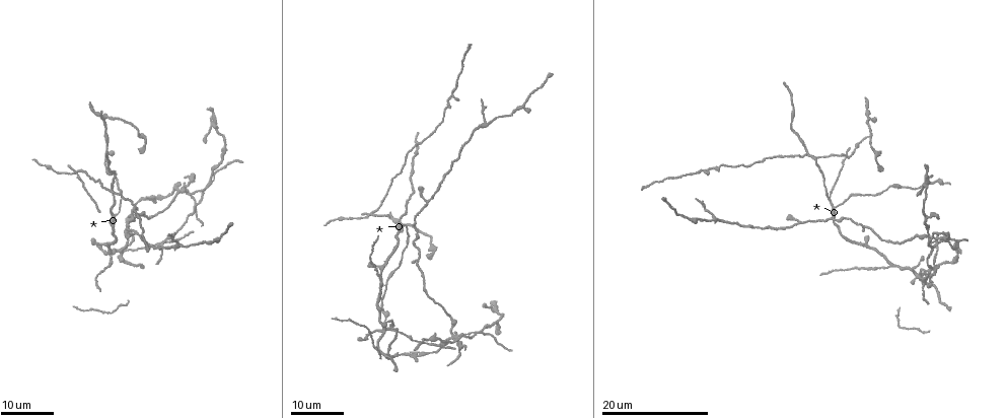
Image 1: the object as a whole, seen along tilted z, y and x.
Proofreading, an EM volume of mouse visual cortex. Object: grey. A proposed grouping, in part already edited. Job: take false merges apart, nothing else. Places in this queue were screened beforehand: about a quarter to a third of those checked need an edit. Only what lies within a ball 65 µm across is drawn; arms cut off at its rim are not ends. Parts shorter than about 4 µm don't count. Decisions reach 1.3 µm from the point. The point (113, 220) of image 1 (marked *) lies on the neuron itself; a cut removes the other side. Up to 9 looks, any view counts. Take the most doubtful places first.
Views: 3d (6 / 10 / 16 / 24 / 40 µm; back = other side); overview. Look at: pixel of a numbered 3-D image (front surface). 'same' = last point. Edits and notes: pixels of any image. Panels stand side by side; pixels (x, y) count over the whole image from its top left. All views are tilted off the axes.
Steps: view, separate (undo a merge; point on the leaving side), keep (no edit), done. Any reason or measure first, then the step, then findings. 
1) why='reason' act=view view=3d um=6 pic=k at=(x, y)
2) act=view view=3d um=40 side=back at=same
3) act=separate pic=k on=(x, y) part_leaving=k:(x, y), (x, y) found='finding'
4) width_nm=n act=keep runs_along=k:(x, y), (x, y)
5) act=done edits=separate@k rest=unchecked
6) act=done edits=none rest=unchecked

why='looks like a crossing' act=view view=3d um=16 pic=1 at=(75, 172)

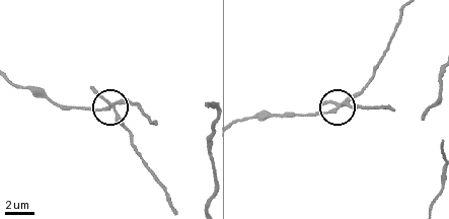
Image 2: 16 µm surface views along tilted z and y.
act=view view=3d um=6 pic=2 at=(112, 104)

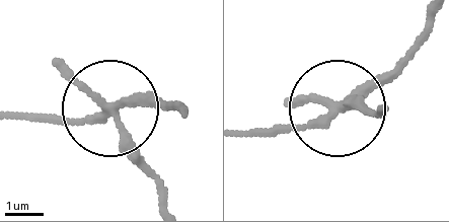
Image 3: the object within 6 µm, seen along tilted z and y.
arms=4 act=separate pic=3 on=(67, 66) part_leaving=3:(109, 114), (162, 205) found='two neurons meet here'

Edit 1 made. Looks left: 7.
why='four or more arms meet' act=view view=3d um=24 pic=1 at=(386, 328)

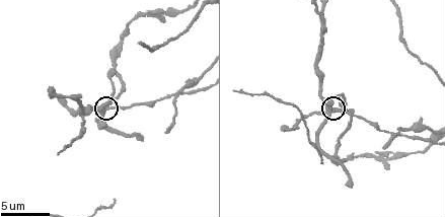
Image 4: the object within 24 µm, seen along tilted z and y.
act=view view=3d um=6 pic=4 at=(330, 110)

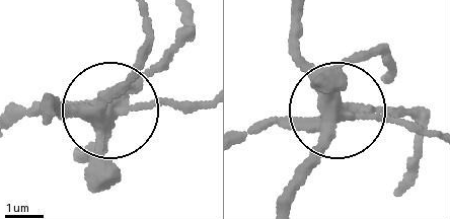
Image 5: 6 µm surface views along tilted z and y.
side_arm_um=29 act=separate pic=5 on=(276, 118) part_leaving=5:(114, 103), (169, 58), (191, 13) found='a second neuron is stuck on'

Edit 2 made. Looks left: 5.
why='three arms meet' act=view view=3d um=16 pic=4 at=(319, 55)

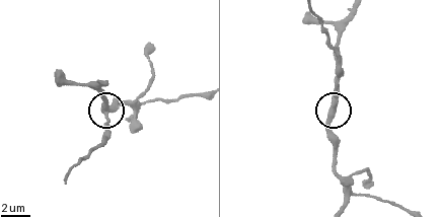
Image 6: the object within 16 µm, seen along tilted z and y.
act=view view=3d um=6 pic=6 at=(333, 108)

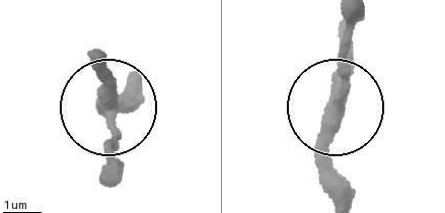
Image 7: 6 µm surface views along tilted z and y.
act=keep runs_along=7:(91, 59), (117, 138), (105, 163) found='one neuron here'

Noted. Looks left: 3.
why='two arms in line, one across' act=view view=3d um=24 pic=1 at=(137, 213)

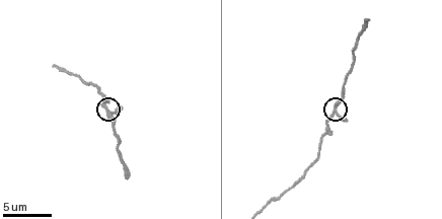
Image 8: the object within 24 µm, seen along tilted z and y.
act=view view=3d um=6 pic=8 at=(334, 108)

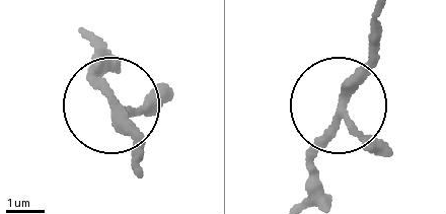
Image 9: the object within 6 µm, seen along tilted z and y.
arms=3 act=keep runs_along=9:(301, 202), (348, 77), (378, 40) found='continuous, no second neuron'

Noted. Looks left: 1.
act=done edits=separate@3,separate@5 rest=unchecked

